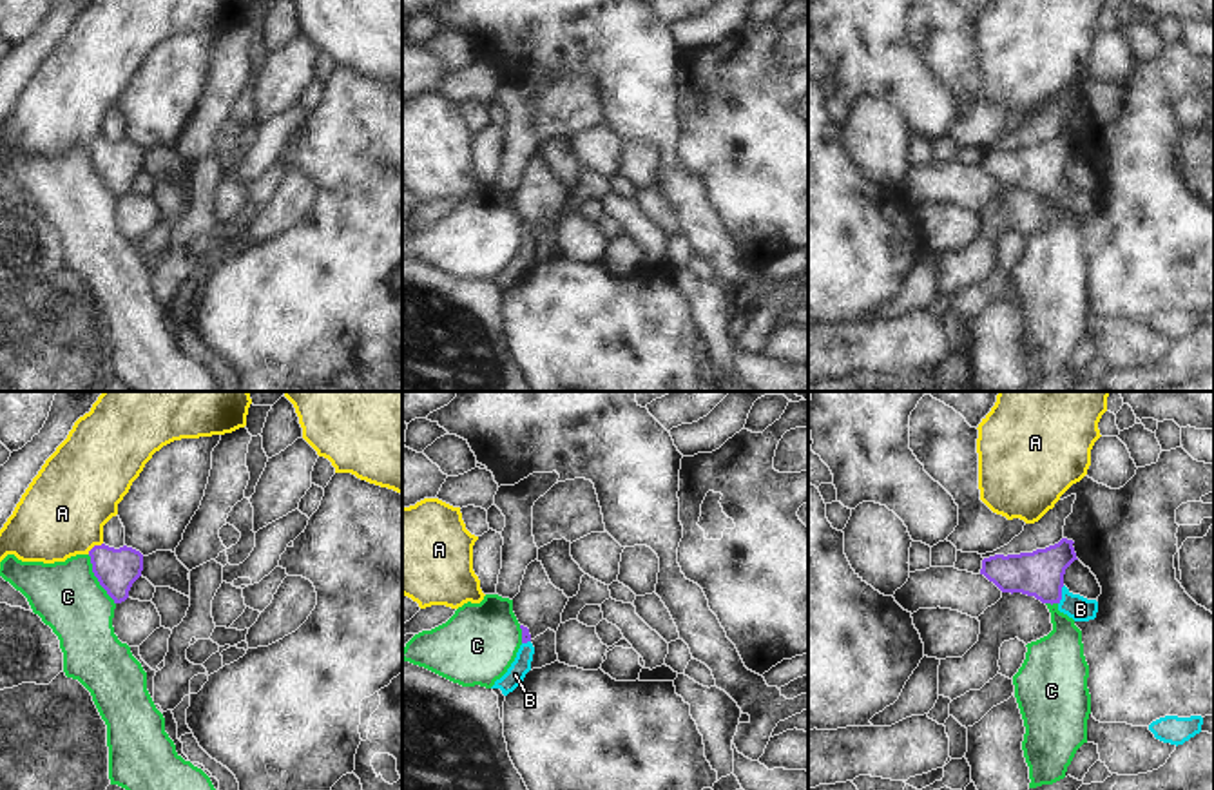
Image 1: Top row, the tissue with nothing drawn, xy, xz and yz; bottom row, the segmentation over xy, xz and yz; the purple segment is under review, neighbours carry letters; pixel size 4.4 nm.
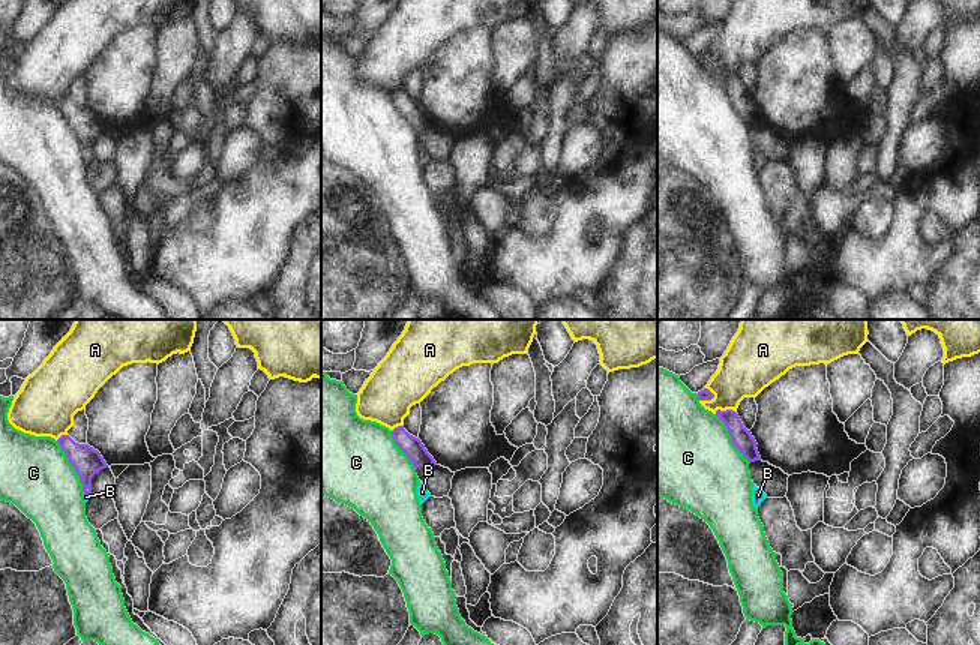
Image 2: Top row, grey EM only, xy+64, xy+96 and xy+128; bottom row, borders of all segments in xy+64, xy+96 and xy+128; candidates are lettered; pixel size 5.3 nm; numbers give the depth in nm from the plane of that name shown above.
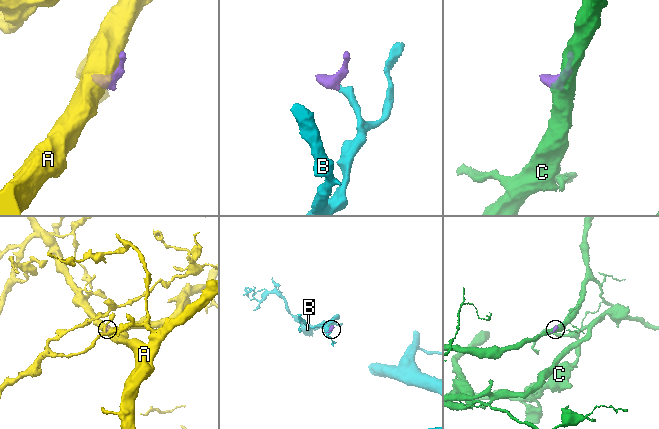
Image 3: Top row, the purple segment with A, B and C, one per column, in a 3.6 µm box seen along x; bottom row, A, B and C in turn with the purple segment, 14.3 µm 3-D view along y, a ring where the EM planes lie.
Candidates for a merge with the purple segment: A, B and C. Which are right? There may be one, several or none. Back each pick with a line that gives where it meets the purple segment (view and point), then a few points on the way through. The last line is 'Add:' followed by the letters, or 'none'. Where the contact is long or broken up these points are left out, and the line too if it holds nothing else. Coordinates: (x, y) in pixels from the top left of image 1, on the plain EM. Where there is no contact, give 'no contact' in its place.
B: yz (1060, 189) | across yz (1040, 167), (1060, 189), (1080, 203)
Add: B

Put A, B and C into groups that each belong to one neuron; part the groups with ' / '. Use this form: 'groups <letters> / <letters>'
groups A / B / C

